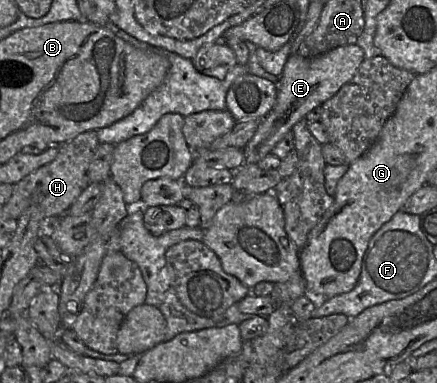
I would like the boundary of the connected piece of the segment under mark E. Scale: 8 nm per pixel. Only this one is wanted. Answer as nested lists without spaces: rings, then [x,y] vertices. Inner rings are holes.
[[[357,44],[340,46],[311,58],[293,53],[279,77],[276,101],[272,110],[260,120],[255,134],[243,149],[244,162],[257,164],[271,153],[273,147],[292,130],[297,122],[305,119],[312,109],[321,106],[348,83],[364,60],[364,51]]]

